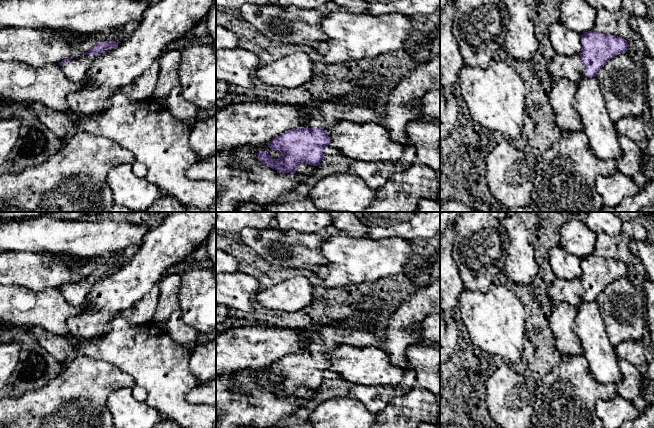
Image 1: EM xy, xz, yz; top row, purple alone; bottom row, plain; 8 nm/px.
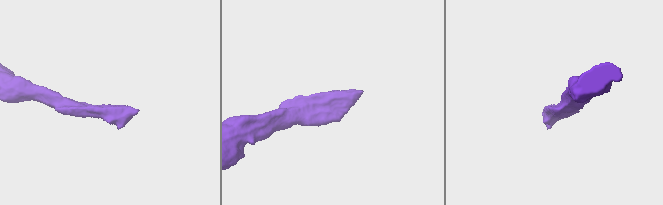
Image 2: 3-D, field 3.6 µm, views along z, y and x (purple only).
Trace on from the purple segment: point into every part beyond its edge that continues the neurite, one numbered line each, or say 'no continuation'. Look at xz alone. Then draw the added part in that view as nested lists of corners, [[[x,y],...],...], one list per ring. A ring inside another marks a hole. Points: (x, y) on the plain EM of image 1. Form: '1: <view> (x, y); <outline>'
1: xz (322, 337); [[[343,320],[342,323],[316,324],[303,330],[308,337],[305,351],[324,352],[339,345],[383,347],[383,336],[376,329],[366,324],[351,326]]]

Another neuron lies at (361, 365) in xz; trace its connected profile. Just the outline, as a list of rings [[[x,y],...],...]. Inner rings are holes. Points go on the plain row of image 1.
[[[343,344],[324,354],[331,363],[331,370],[350,384],[399,386],[405,372],[391,362],[383,347]]]

